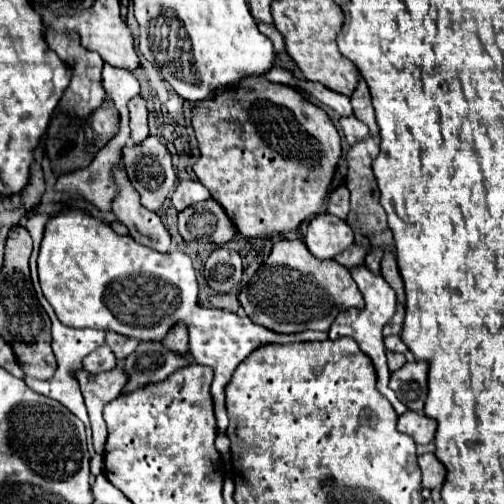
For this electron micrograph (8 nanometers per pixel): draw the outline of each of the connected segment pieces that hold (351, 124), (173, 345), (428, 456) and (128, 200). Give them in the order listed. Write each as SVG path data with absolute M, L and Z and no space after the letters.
M349 115L349 117L341 117L339 123L341 123L343 135L345 135L345 139L347 139L349 145L353 145L353 143L357 143L357 141L361 141L361 139L365 139L365 137L369 135L367 125L361 123L359 119L355 119L353 115Z
M175 323L175 327L171 327L171 331L165 335L163 345L175 353L185 355L189 351L187 347L189 339L187 339L187 327L183 327L183 323Z
M425 453L419 457L419 467L421 467L421 485L425 489L441 489L445 481L445 467L439 463L435 453Z
M119 165L115 169L115 179L121 187L121 193L113 203L113 213L119 217L121 223L125 223L129 227L129 235L135 241L139 241L141 245L145 245L149 249L167 253L169 243L171 243L171 235L165 229L165 225L161 223L159 215L145 209L139 203L139 195L133 189L133 185L129 183L123 165Z

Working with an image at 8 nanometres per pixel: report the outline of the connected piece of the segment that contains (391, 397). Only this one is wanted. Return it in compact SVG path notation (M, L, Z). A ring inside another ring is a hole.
M363 263L363 265L357 265L357 267L351 267L349 269L355 283L359 285L359 291L363 293L363 299L365 299L365 307L363 309L345 309L337 315L337 319L333 321L331 329L329 329L329 339L337 339L337 337L353 337L357 341L357 345L361 347L361 351L373 361L373 367L375 367L375 373L377 373L377 389L379 393L393 405L395 413L397 415L403 415L407 411L407 407L395 397L395 393L389 389L389 369L387 369L387 361L385 361L385 345L383 345L383 327L391 321L393 313L395 313L395 291L387 285L387 281L369 271L369 267Z

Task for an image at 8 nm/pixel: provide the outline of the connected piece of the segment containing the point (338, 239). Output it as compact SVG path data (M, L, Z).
M319 213L311 219L303 243L317 259L333 259L353 243L353 231L331 213Z

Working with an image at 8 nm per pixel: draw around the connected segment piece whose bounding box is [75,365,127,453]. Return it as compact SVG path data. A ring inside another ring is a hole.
M117 365L115 369L99 373L99 375L91 375L81 369L75 373L75 377L81 385L81 393L85 397L85 405L89 411L89 419L93 427L93 447L97 453L103 453L105 439L107 439L107 427L105 427L101 411L127 385L127 373L123 371L121 365Z

